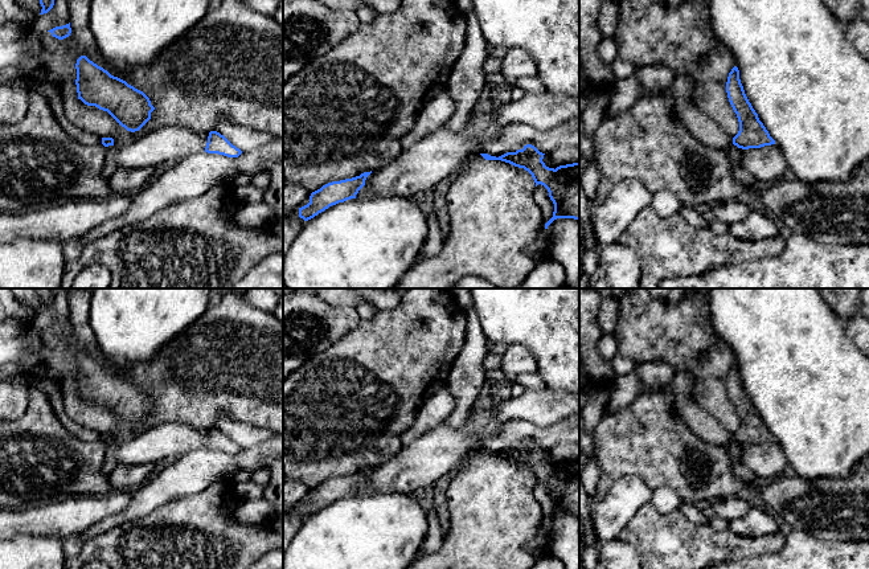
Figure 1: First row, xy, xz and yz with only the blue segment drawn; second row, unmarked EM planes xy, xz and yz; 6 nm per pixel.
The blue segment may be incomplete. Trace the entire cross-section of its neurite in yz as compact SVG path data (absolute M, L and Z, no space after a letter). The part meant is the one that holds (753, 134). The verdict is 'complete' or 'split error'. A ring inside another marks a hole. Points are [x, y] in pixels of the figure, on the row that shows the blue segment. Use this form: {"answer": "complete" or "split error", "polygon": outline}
{"answer": "complete", "polygon": "M737 66L729 73L726 93L739 122L739 131L733 138L733 144L742 150L775 144L745 94Z"}

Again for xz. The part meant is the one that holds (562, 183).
{"answer": "complete", "polygon": "M526 144L516 152L507 152L499 157L480 153L485 160L501 160L528 171L536 187L544 185L554 204L553 217L545 229L557 218L574 218L579 221L579 163L549 168L542 161L544 155L534 146Z"}

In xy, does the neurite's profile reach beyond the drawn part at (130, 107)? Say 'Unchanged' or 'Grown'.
Unchanged

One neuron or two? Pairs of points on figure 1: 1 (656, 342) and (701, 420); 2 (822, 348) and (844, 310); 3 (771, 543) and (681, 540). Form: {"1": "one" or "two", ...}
{"1": "two", "2": "two", "3": "one"}

